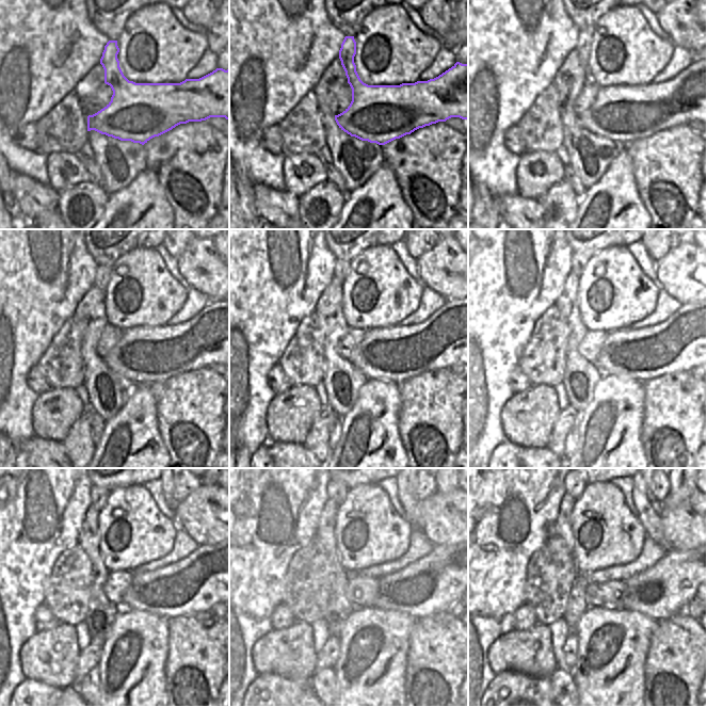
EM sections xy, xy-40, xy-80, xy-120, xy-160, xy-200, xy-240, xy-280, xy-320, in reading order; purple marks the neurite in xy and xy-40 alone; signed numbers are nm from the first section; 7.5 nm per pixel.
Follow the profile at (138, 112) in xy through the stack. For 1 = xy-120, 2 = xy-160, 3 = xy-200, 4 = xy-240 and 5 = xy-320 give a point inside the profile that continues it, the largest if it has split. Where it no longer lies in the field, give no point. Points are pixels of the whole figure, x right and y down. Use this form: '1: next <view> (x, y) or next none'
1: next xy-120 (144, 354)
2: next xy-160 (395, 354)
3: next xy-200 (685, 340)
4: next xy-240 (206, 577)
5: next xy-320 (663, 590)

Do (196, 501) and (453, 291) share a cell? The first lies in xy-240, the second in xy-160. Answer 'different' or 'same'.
same

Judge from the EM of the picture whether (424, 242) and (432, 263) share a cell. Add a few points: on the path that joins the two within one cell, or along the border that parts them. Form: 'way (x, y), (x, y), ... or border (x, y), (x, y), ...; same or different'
border (440, 240), (416, 258); different

